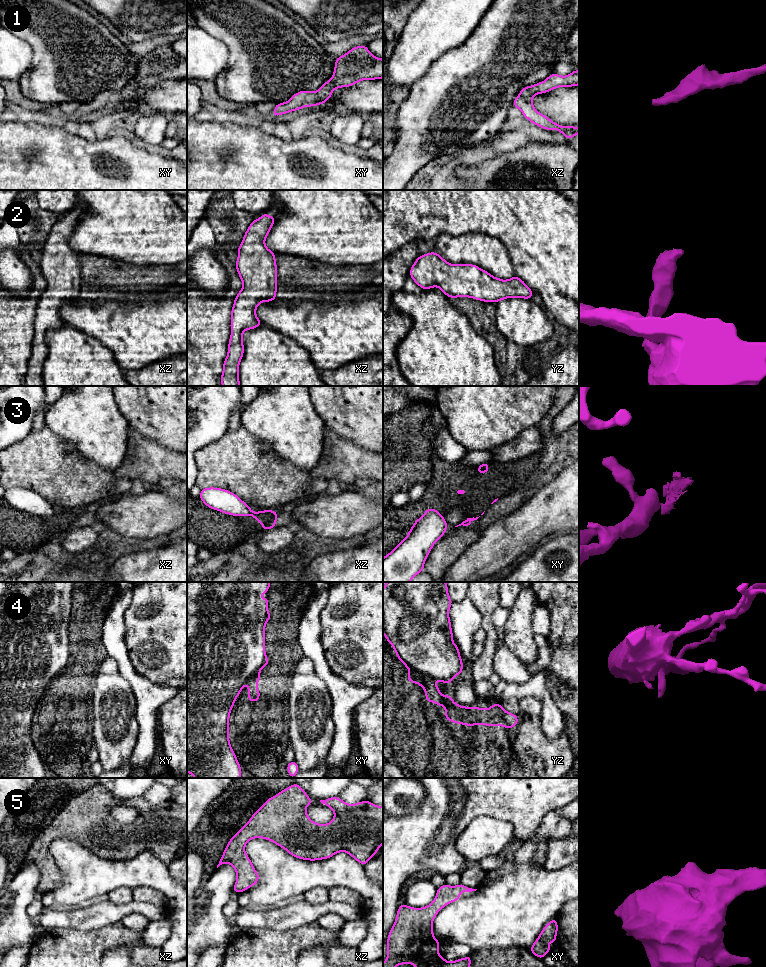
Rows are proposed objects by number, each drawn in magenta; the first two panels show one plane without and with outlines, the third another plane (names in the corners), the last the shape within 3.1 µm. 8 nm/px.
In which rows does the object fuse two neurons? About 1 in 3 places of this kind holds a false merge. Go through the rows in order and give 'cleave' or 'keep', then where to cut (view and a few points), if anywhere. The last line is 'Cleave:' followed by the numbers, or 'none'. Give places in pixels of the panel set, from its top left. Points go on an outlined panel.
1: keep; no cut
2: keep; no cut
3: cleave; cut in xz along (251, 511), (248, 514)
4: cleave; cut in yz along (428, 677), (427, 694), (432, 695), (434, 701)
5: keep; no cut
Cleave: 3, 4

